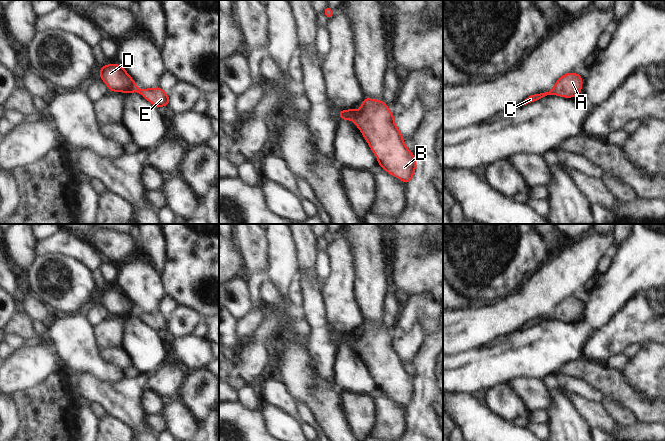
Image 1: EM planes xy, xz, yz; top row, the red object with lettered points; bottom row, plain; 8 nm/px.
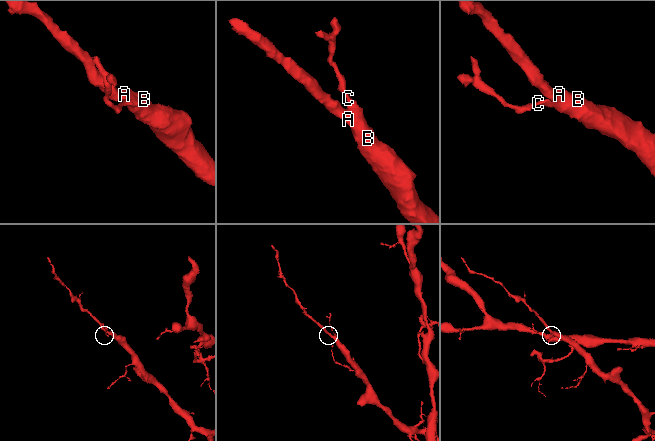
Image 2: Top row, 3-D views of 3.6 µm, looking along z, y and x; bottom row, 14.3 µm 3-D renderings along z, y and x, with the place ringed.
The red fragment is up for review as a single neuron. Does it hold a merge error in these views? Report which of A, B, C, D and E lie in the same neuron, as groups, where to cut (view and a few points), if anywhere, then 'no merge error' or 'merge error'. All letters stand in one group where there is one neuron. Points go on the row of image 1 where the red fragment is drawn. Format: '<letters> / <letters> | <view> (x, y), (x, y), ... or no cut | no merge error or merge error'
A B C D E | no cut | no merge error

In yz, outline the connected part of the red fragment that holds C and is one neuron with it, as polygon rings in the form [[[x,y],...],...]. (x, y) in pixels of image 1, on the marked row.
[[[566,73],[561,78],[559,78],[555,87],[551,91],[544,91],[541,94],[533,94],[528,96],[521,105],[526,105],[528,103],[538,101],[544,97],[555,94],[562,97],[575,97],[578,96],[582,88],[582,75],[577,73]]]

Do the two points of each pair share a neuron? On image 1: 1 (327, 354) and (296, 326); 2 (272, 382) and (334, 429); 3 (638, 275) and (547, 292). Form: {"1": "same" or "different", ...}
{"1": "different", "2": "different", "3": "different"}

